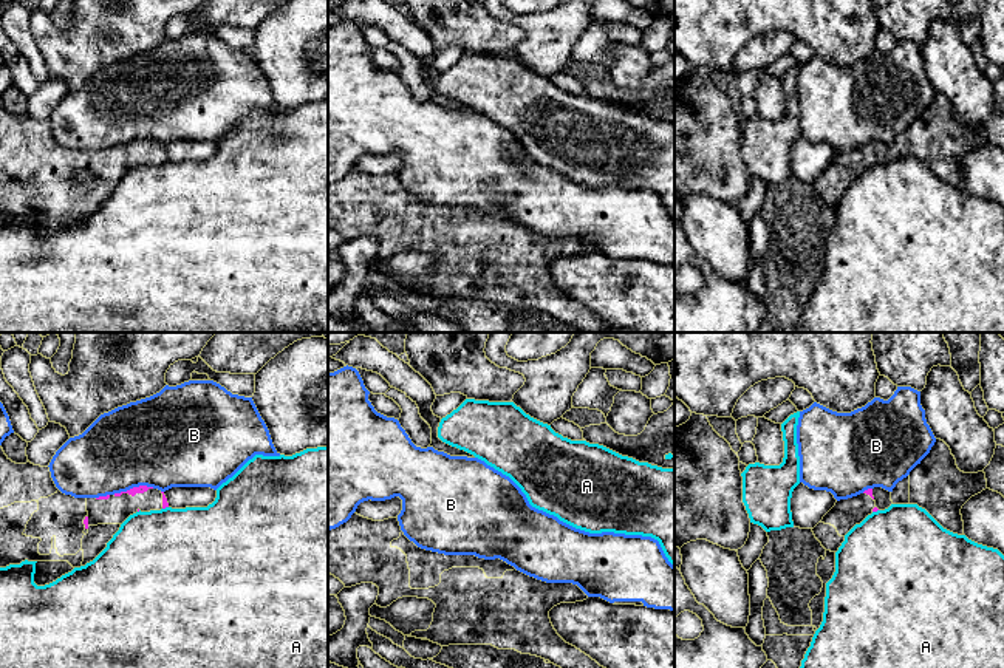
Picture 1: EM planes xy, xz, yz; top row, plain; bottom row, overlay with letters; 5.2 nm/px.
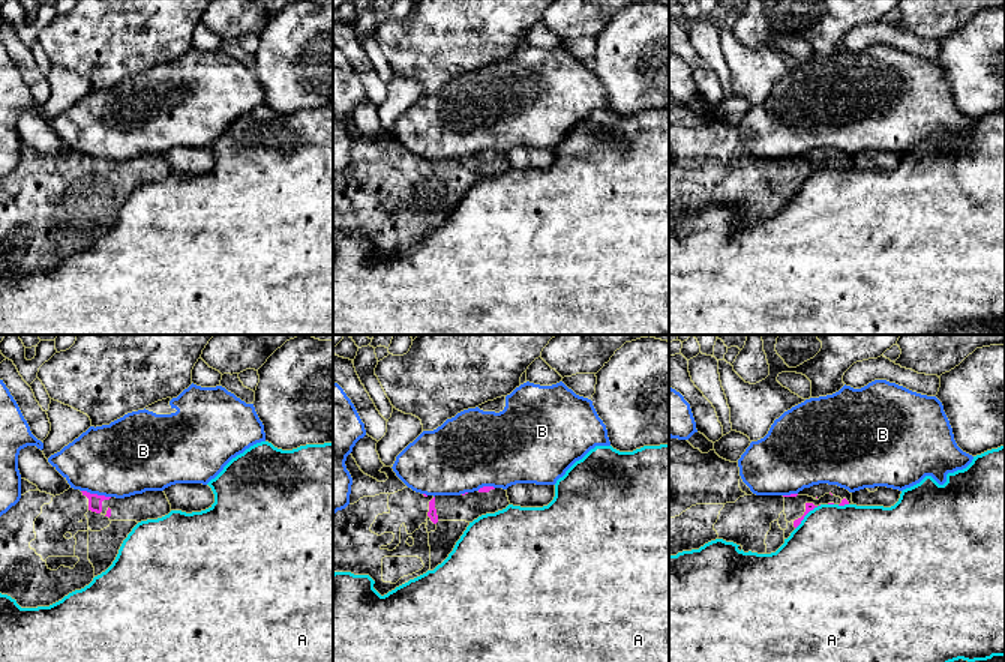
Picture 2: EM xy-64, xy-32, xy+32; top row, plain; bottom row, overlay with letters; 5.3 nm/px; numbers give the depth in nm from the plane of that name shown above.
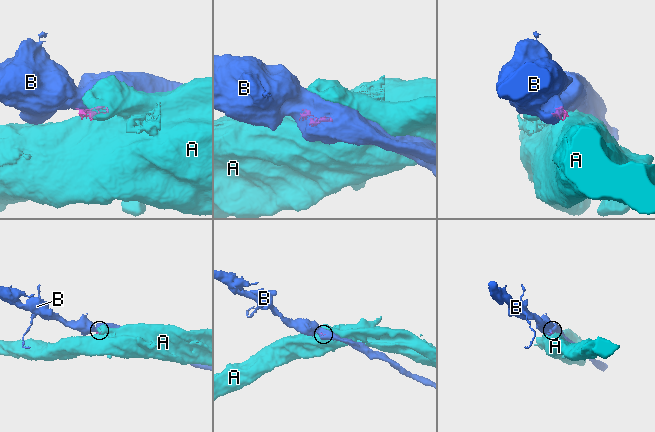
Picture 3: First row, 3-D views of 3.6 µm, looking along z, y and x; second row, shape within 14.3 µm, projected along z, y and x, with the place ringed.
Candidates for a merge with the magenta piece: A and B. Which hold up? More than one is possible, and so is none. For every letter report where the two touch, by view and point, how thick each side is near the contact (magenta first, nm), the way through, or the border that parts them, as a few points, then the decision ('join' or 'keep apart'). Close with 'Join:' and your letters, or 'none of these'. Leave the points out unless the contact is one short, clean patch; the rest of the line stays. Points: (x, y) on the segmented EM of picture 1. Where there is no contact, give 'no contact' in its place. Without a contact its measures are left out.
A: contact xy (164, 507); calibres 30 and 480 nm; border xy (167, 506), (163, 509); keep apart
B: contact xy (133, 487); calibres 50 and 460 nm; keep apart
Join: none of these

